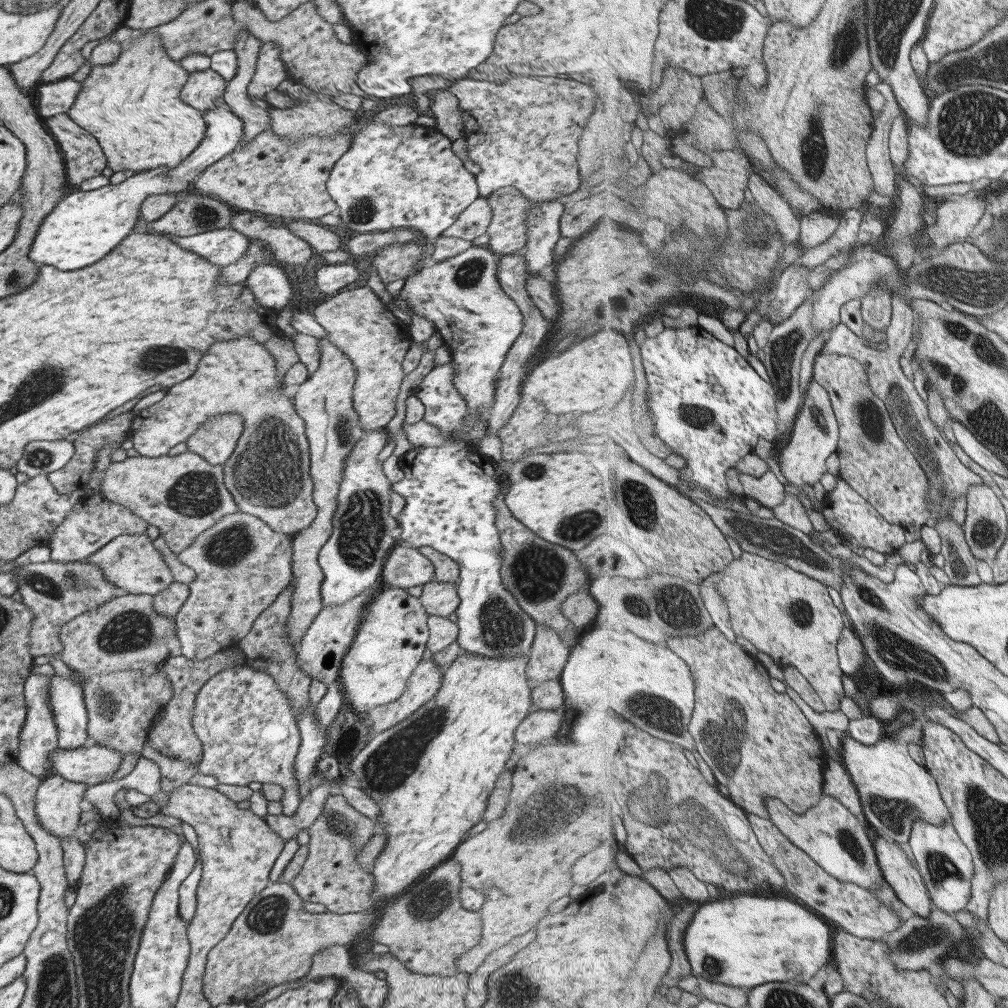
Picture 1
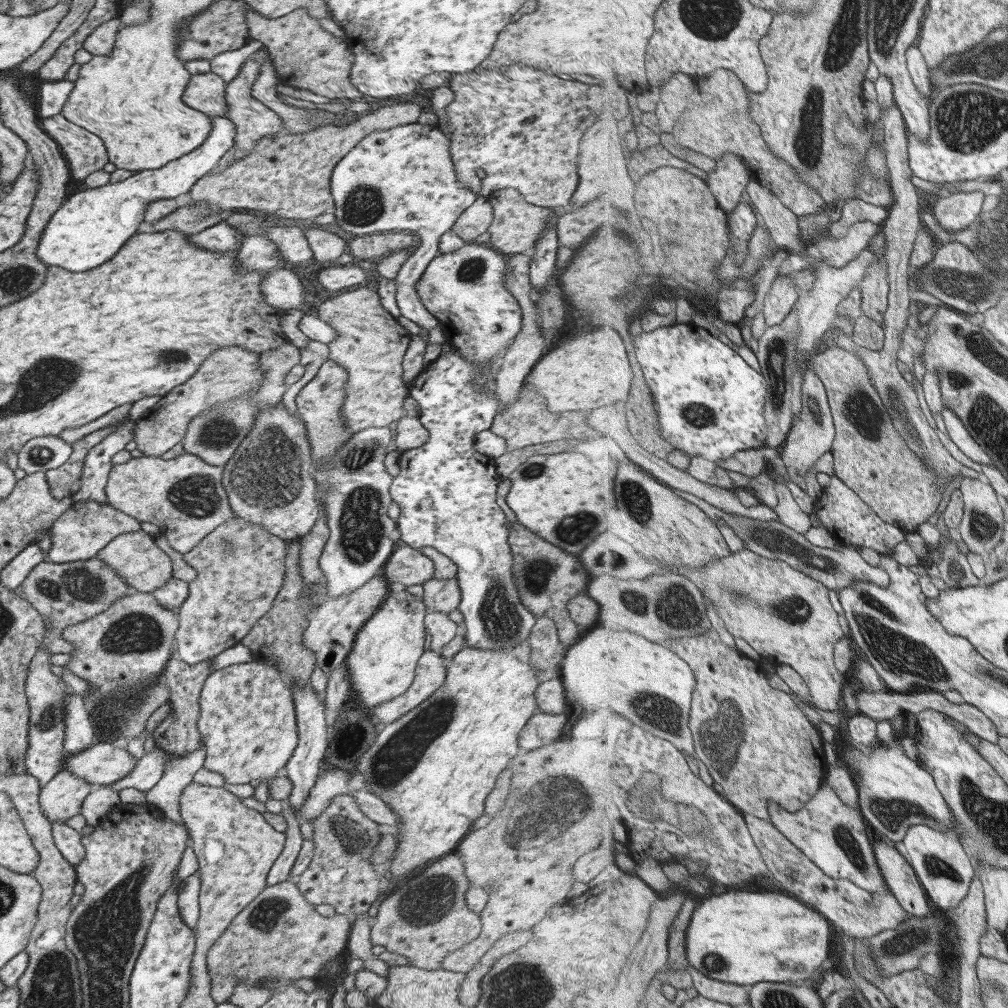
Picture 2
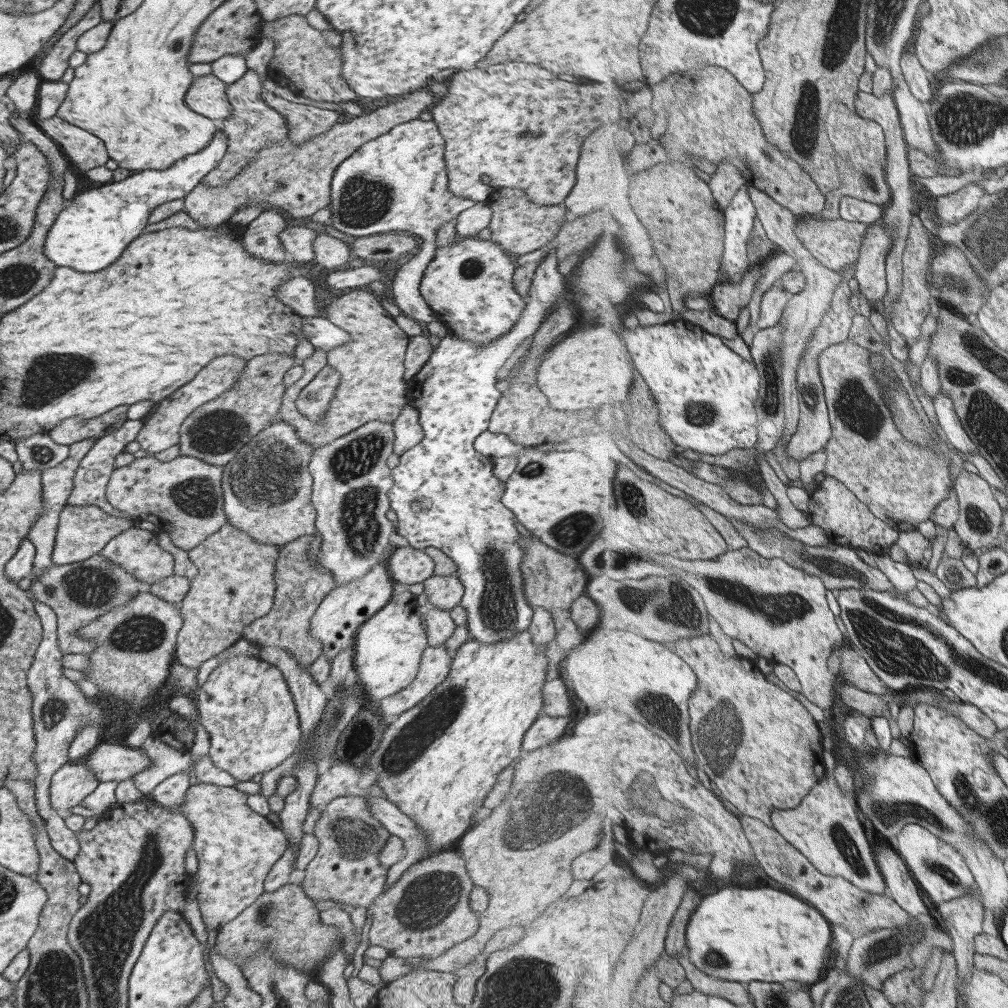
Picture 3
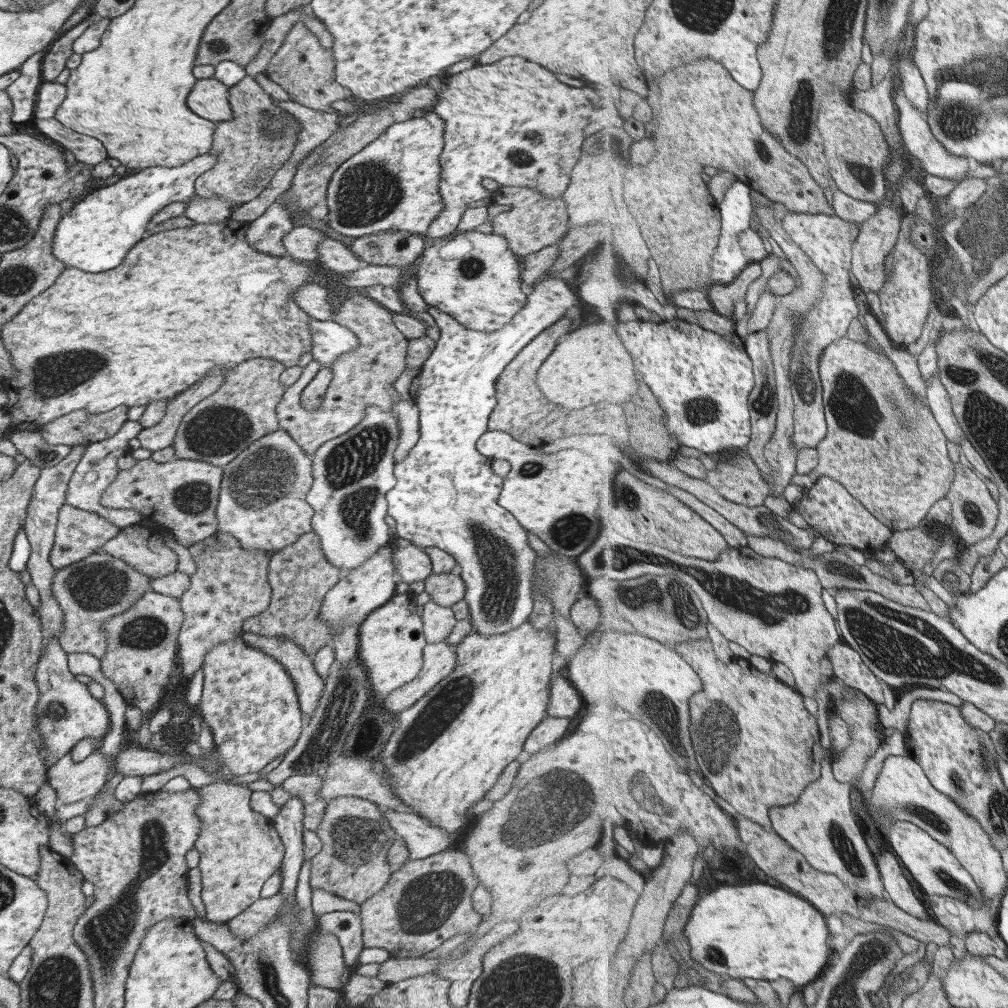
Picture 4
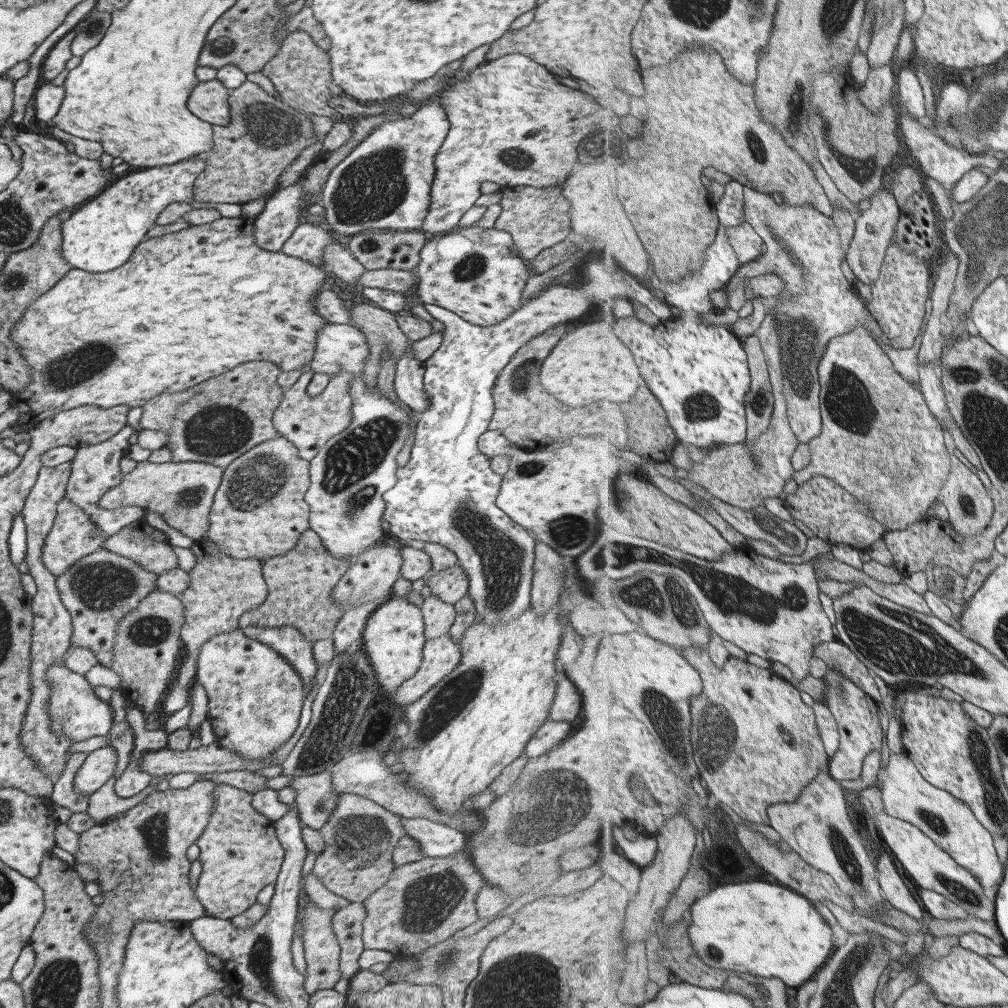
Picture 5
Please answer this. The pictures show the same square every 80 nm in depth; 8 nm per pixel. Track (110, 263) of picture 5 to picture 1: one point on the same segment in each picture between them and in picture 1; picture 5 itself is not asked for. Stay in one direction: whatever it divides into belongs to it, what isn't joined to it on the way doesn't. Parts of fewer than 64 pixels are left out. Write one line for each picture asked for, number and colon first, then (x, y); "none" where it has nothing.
1: (82, 227)
2: (88, 228)
3: (88, 234)
4: (95, 234)

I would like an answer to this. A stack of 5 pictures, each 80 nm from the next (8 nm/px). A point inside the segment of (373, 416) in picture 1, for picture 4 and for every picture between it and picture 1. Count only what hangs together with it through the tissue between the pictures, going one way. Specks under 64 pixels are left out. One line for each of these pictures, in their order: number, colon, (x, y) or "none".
2: (369, 346)
3: (370, 366)
4: (365, 376)

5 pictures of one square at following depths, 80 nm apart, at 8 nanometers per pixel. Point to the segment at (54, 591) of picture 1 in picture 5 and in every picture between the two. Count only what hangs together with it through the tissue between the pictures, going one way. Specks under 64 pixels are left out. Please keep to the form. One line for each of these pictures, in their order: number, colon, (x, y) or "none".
2: (63, 594)
3: (78, 593)
4: (89, 591)
5: (97, 590)

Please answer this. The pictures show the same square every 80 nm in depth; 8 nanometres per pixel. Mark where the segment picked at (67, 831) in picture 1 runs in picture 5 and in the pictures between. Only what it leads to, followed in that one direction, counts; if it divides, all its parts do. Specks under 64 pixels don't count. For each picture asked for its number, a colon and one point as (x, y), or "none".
2: (60, 799)
3: (73, 782)
4: (72, 781)
5: (99, 764)

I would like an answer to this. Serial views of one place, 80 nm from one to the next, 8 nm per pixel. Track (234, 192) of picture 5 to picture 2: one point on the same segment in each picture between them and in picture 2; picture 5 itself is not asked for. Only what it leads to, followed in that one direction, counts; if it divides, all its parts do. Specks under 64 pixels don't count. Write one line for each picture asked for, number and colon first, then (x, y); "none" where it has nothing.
2: (252, 119)
3: (252, 125)
4: (249, 147)

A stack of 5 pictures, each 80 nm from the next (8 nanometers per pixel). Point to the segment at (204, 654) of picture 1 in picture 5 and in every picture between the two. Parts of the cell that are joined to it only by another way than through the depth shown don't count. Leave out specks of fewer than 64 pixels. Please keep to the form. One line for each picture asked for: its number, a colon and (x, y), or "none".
2: (239, 567)
3: (233, 585)
4: (229, 584)
5: (221, 588)

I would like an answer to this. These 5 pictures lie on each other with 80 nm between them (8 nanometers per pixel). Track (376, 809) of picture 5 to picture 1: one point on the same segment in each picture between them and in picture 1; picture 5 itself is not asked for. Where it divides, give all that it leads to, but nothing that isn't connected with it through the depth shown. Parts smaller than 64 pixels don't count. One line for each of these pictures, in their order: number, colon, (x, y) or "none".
1: (330, 876)
2: (339, 874)
3: (346, 868)
4: (355, 837)

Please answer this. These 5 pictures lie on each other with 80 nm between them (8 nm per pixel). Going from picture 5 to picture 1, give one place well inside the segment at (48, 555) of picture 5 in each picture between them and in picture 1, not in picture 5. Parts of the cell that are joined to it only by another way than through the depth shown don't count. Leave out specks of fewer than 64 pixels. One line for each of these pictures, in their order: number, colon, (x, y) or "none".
1: (93, 521)
2: (85, 527)
3: (82, 531)
4: (78, 533)

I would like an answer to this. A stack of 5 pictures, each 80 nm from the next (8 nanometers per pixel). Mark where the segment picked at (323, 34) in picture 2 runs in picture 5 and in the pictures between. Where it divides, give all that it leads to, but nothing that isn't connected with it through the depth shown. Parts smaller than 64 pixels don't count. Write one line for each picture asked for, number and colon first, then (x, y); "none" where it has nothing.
3: (303, 61)
4: (301, 66)
5: (300, 71)

